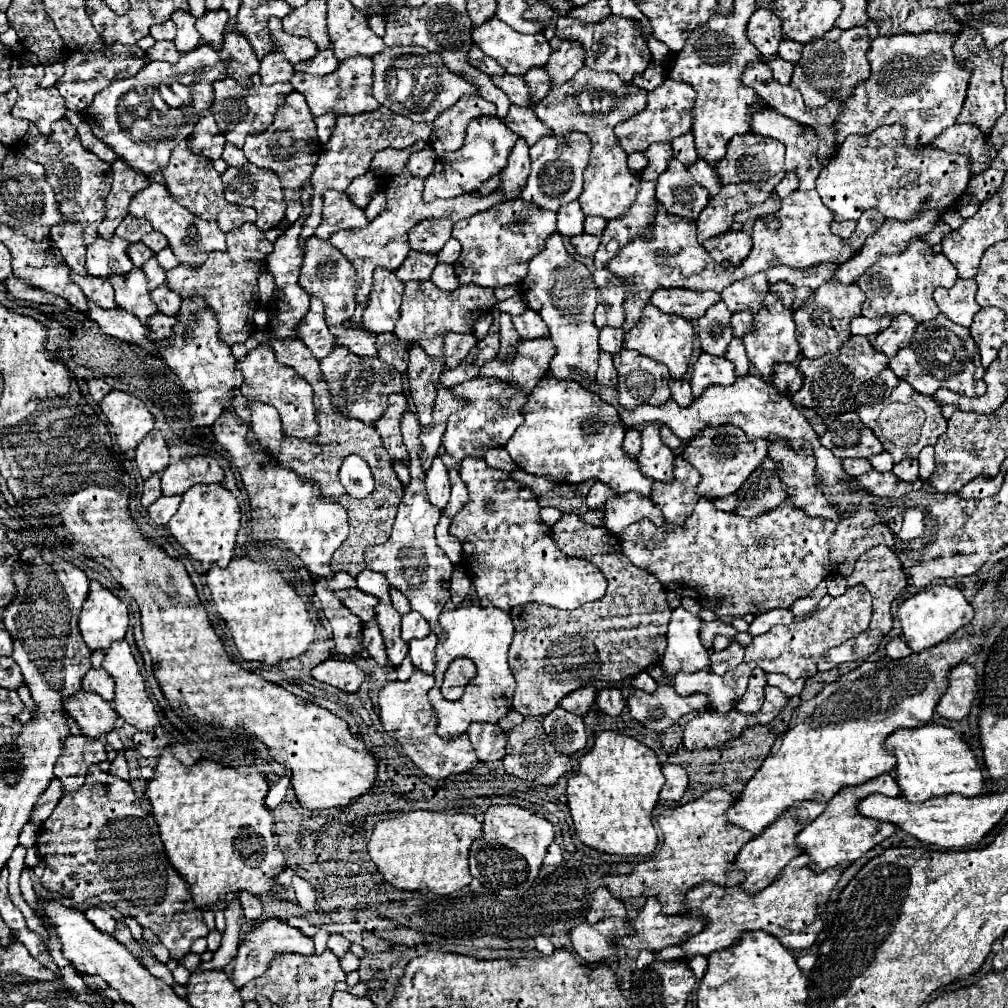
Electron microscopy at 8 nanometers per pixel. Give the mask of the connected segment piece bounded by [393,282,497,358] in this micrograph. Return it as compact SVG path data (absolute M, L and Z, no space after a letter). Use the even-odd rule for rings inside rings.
M407 282L401 302L401 318L395 324L393 334L405 342L417 342L429 356L443 356L443 336L447 332L473 332L479 316L493 310L497 304L491 288L479 288L475 284L459 286L451 292L439 290L433 282Z

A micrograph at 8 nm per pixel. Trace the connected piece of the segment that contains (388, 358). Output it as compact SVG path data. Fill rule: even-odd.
M379 334L377 336L377 350L379 350L379 358L385 360L387 364L395 366L399 372L407 370L407 348L403 344L399 344L395 340L393 334Z

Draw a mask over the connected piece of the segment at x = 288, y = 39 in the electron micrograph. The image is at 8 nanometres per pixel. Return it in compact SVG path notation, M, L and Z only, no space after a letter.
M271 18L269 20L269 32L271 32L273 40L277 42L275 52L283 52L285 58L291 64L297 64L297 62L303 62L303 60L311 60L319 52L319 48L315 46L313 40L307 40L307 38L301 38L301 36L291 36L291 34L283 32L283 26L281 26L279 18Z

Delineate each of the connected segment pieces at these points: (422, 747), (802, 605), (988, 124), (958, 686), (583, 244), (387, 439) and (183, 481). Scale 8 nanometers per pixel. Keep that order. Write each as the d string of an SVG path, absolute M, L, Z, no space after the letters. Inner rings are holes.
M413 672L413 676L407 682L389 682L381 692L379 692L379 712L381 712L381 722L385 730L401 742L405 748L405 754L423 770L425 776L433 780L445 780L451 774L463 774L473 770L479 760L471 748L471 742L467 736L459 736L455 740L443 740L435 728L435 710L431 708L427 692L433 686L433 676L423 674L423 672Z
M821 582L807 598L801 598L801 600L797 600L795 602L795 606L791 608L791 612L795 614L795 616L805 616L807 612L811 612L819 602L821 602L821 598L827 594L827 586L825 586L825 582Z
M965 26L959 34L959 40L955 42L955 56L959 58L959 62L963 62L965 66L969 66L973 70L967 100L965 100L963 110L959 114L959 124L979 126L983 134L989 134L991 128L995 126L997 118L1005 112L1005 90L1003 90L1003 84L1001 84L1003 52L1001 52L999 46L993 48L993 50L983 48L983 38L979 36L979 32L975 28Z
M967 662L955 666L949 676L949 688L937 704L937 714L949 720L963 720L977 698L975 668Z
M579 234L579 236L571 238L571 244L573 244L575 252L579 256L589 256L589 258L595 256L599 242L601 242L599 236L591 236L591 234Z
M391 394L389 406L387 406L385 414L379 418L379 422L375 422L375 428L381 434L383 446L387 448L391 460L399 460L399 462L407 464L409 456L407 456L407 448L403 446L401 430L399 430L405 408L407 408L407 398L403 394Z
M195 456L185 458L169 464L169 468L163 472L161 488L165 496L175 496L187 492L187 488L195 484L221 484L223 482L223 470L211 456Z

